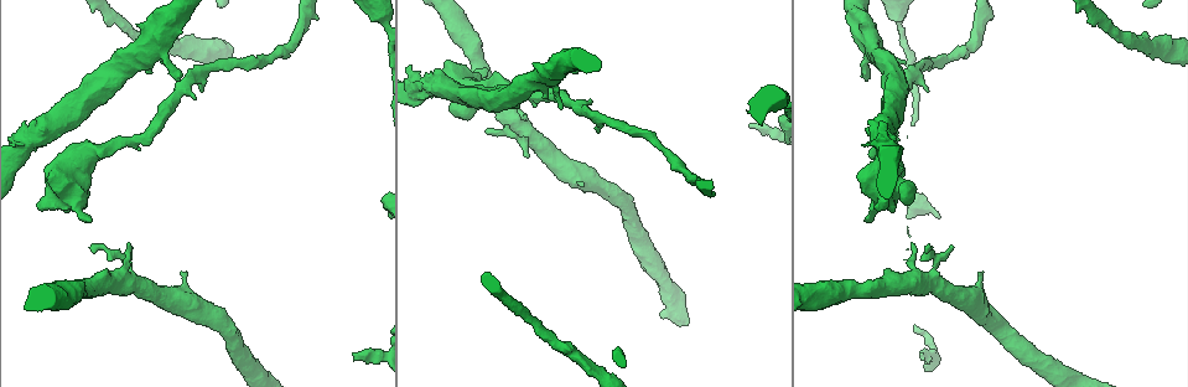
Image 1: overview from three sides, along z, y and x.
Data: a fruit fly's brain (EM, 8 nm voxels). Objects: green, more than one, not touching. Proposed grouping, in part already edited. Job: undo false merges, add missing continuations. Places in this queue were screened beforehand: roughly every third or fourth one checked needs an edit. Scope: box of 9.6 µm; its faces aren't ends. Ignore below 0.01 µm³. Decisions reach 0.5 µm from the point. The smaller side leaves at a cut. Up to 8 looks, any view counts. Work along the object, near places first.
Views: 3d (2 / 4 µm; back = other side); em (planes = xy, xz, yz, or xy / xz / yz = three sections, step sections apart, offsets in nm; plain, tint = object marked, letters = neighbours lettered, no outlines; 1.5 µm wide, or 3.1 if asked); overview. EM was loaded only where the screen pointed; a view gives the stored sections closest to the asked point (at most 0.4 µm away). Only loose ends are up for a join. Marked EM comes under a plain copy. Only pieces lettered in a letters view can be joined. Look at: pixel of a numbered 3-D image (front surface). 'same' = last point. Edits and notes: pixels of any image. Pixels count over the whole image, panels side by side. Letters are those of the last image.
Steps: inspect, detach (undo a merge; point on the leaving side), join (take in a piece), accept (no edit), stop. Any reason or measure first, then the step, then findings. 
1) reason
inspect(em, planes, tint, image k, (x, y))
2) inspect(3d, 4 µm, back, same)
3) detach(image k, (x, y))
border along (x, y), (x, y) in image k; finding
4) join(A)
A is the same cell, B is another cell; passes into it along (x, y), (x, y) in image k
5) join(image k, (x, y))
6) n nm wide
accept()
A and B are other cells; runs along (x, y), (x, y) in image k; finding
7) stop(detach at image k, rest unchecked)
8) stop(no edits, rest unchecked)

free end
inspect(em, planes, letters, image 1, (922, 360))

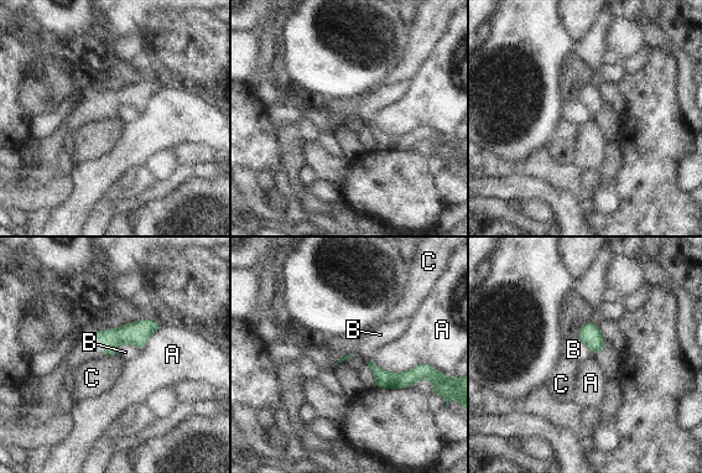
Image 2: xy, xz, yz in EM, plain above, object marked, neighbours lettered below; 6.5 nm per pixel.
accept()
A, B and C are other cells; border along (104, 354), (115, 355) in image 2; no lettered piece goes on from it

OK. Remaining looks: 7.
tapers out
inspect(3d, 4 µm, image 1, (977, 273))

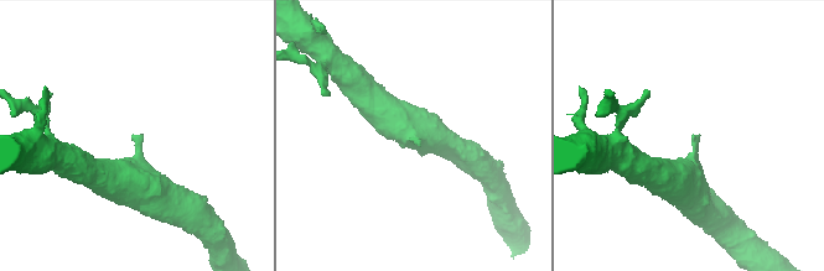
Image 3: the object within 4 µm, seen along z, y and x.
need the tissue
inspect(em, yz, step 4, letters, image 3, (411, 138))

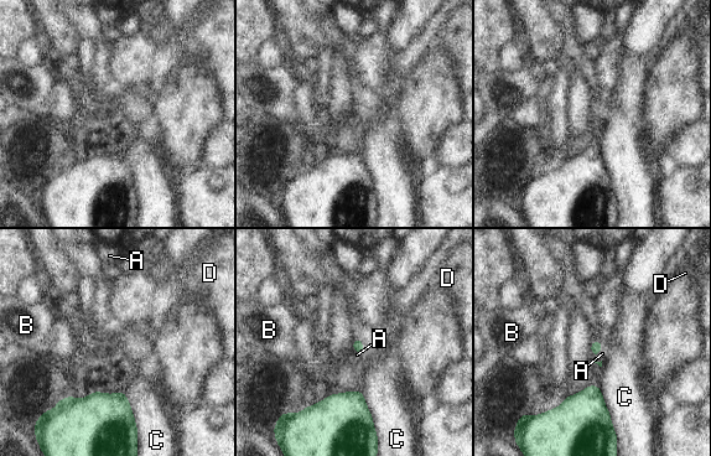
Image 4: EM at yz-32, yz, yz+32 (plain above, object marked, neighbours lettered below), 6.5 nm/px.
join(A)
A is the same cell, B, C and D are other cells; it goes on there

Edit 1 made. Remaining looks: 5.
redraw
inspect(overview)

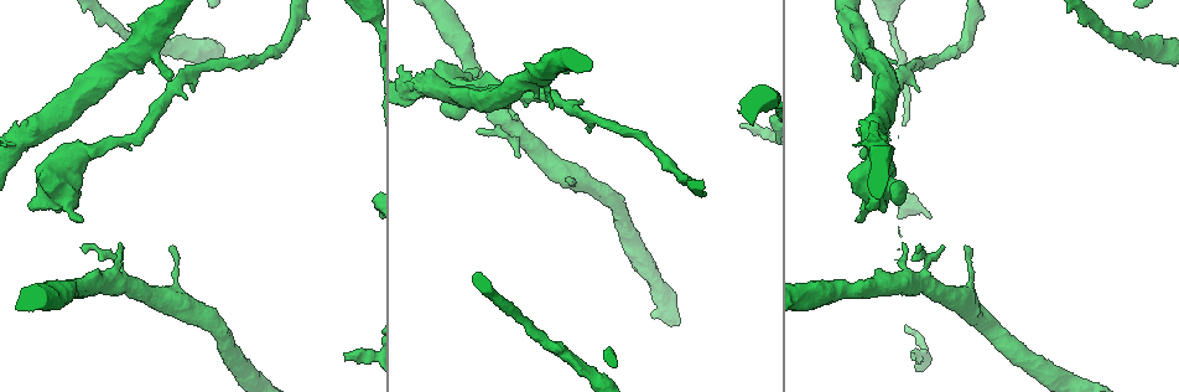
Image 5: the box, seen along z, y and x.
free end
inspect(em, planes, letters, image 5, (567, 73))

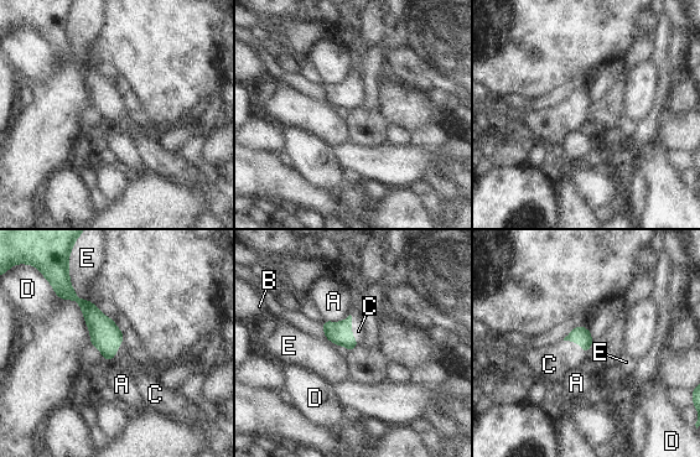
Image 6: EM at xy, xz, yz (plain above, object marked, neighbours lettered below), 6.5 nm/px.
join(C)
C is the same cell, A, B, D and E are other cells; passes into it along (340, 333), (351, 330), (358, 331) in image 6; the neuron continues

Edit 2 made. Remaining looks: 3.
stop(join at image 4, join at image 6, rest unchecked)

